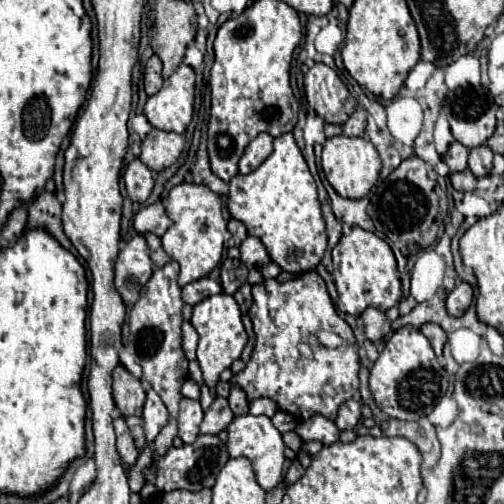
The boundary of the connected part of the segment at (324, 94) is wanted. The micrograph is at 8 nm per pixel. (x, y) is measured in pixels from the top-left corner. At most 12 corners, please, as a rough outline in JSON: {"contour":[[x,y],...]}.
{"contour":[[316,63],[304,77],[310,107],[344,125],[356,99],[334,69]]}

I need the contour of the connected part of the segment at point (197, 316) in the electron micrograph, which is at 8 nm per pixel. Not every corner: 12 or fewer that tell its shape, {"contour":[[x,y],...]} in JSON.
{"contour":[[232,295],[194,305],[198,361],[214,395],[248,343]]}

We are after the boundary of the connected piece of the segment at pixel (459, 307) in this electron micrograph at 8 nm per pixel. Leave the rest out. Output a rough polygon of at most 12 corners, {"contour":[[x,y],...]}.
{"contour":[[458,283],[446,299],[452,317],[462,317],[470,307],[474,291]]}

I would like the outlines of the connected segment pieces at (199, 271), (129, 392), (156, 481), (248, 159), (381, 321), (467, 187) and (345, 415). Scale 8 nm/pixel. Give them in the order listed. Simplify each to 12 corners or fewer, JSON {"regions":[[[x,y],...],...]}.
{"regions":[[[180,183],[166,199],[162,247],[178,285],[206,277],[228,239],[222,199]],[[124,365],[114,369],[112,395],[122,417],[142,415],[142,383]],[[216,435],[152,453],[144,481],[168,493],[214,487],[228,461]],[[260,133],[244,149],[238,171],[254,171],[272,153],[272,135]],[[368,307],[360,321],[370,341],[390,333],[390,321],[374,307]],[[470,169],[452,173],[450,183],[460,193],[476,189]],[[348,399],[340,405],[334,423],[354,429],[360,419],[360,403]]]}

